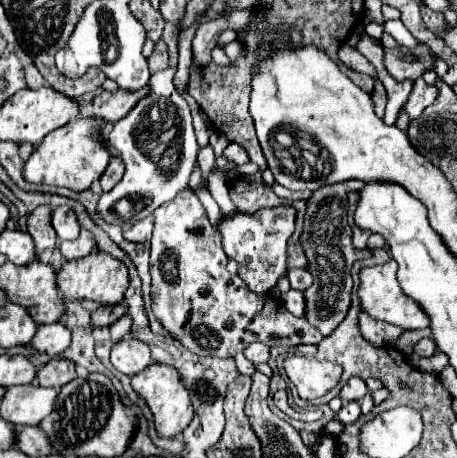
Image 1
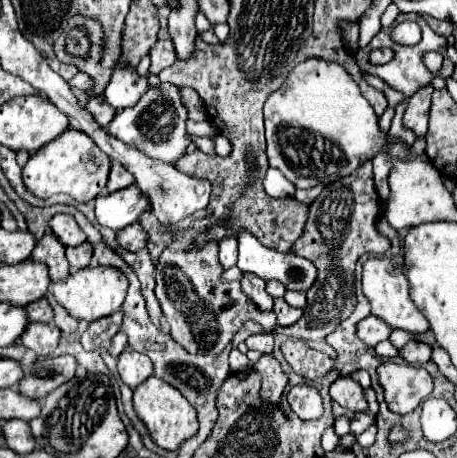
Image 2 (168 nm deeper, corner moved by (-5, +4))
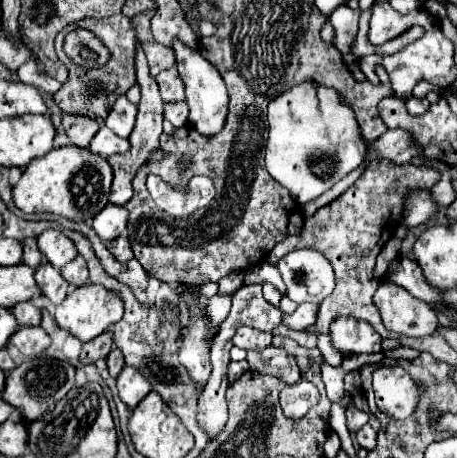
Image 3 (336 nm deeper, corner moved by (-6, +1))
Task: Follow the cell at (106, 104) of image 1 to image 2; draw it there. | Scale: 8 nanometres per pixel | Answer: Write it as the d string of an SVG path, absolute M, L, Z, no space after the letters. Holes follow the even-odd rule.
M103 94L93 96L85 108L95 116L95 120L97 120L103 128L107 128L107 126L109 126L109 120L113 120L113 116L115 116L113 108L109 108L109 104L105 104L105 96L103 96Z

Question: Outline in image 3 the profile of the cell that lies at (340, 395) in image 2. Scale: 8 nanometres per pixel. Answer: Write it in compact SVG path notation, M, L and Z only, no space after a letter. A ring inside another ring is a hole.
M350 403L350 407L346 409L346 417L348 417L348 431L350 431L350 433L356 433L358 429L362 429L362 427L368 423L368 413L358 411L352 403Z

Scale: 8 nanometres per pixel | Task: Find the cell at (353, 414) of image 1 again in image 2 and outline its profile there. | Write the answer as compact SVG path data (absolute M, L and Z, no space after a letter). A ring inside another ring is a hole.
M357 412L355 418L351 420L351 434L359 436L369 424L371 424L371 416L367 412Z

